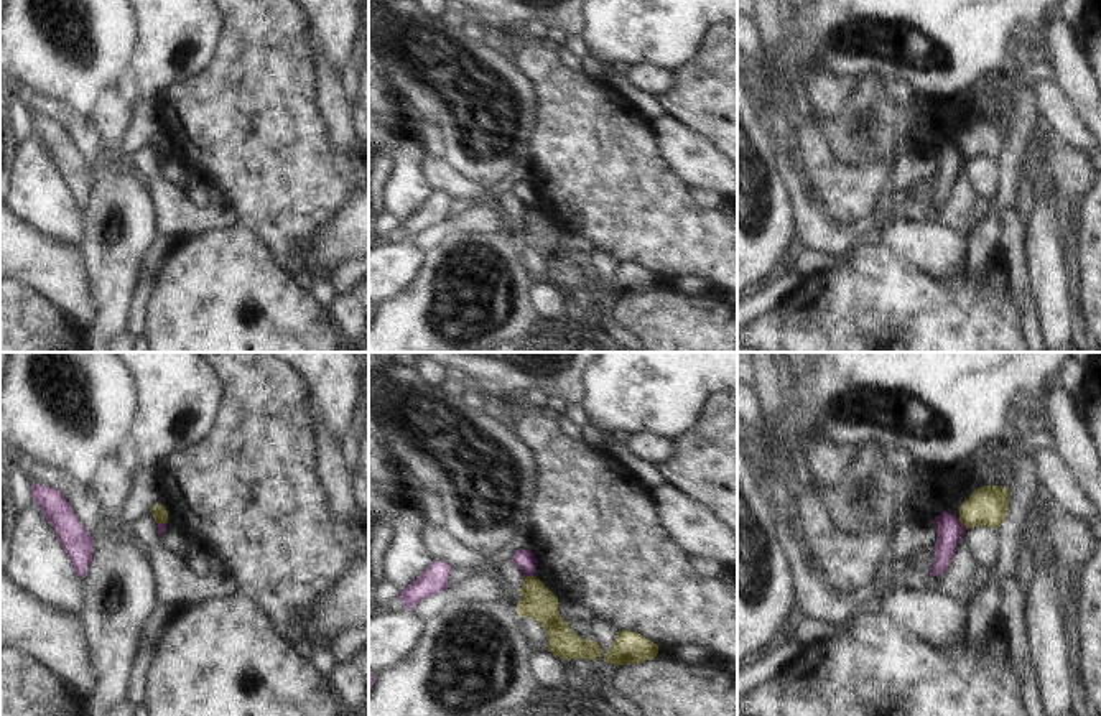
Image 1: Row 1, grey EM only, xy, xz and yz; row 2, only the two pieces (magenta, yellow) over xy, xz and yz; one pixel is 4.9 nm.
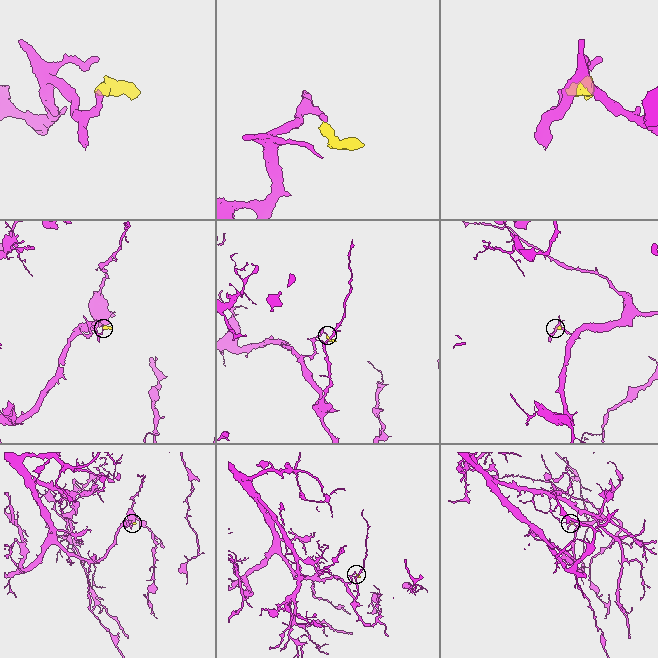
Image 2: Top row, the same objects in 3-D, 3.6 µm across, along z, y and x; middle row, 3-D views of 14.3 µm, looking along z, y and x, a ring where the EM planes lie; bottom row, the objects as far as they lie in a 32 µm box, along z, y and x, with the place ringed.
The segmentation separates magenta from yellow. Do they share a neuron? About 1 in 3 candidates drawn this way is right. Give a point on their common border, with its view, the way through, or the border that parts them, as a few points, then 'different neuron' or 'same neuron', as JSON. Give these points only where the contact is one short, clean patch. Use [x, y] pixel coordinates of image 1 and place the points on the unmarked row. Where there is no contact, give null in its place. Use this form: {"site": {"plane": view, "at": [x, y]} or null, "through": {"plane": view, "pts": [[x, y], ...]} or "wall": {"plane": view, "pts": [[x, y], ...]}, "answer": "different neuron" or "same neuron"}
{"site": {"plane": "yz", "at": [961, 155]}, "wall": {"plane": "yz", "pts": [[958, 150], [966, 158]]}, "answer": "different neuron"}

